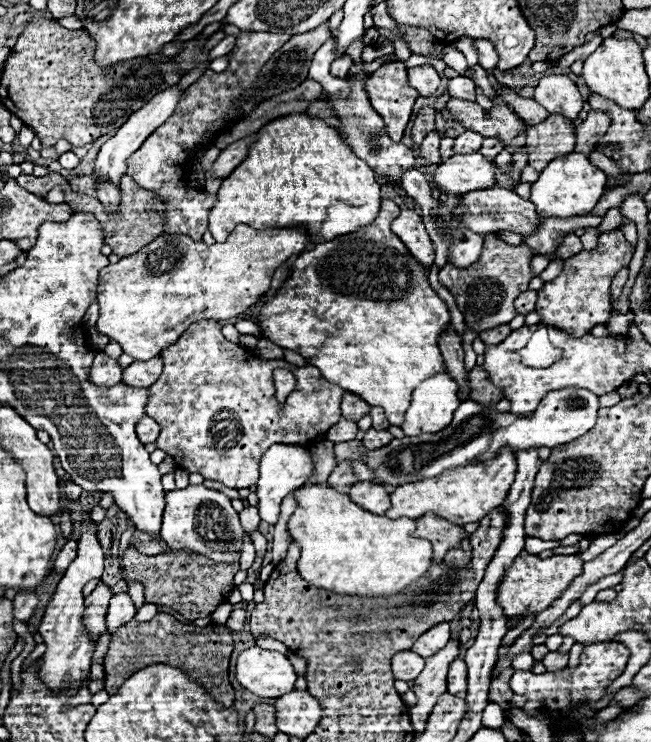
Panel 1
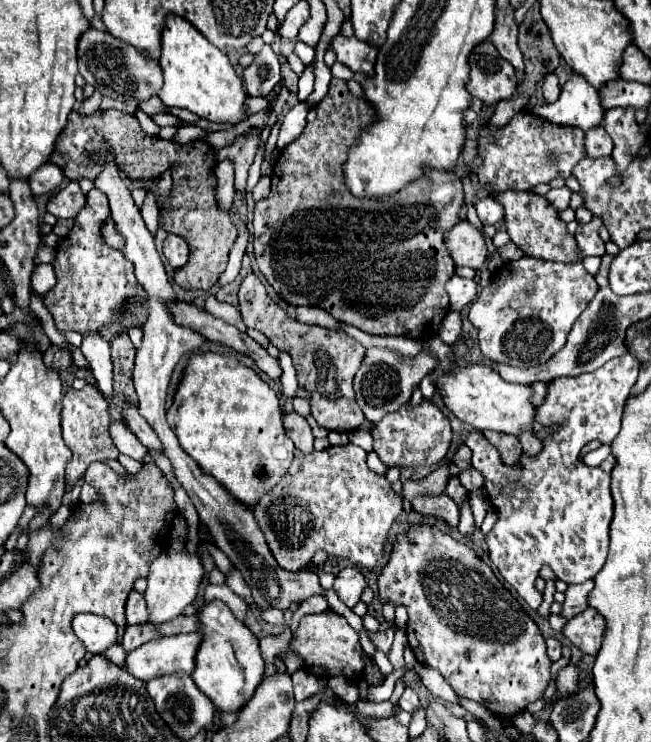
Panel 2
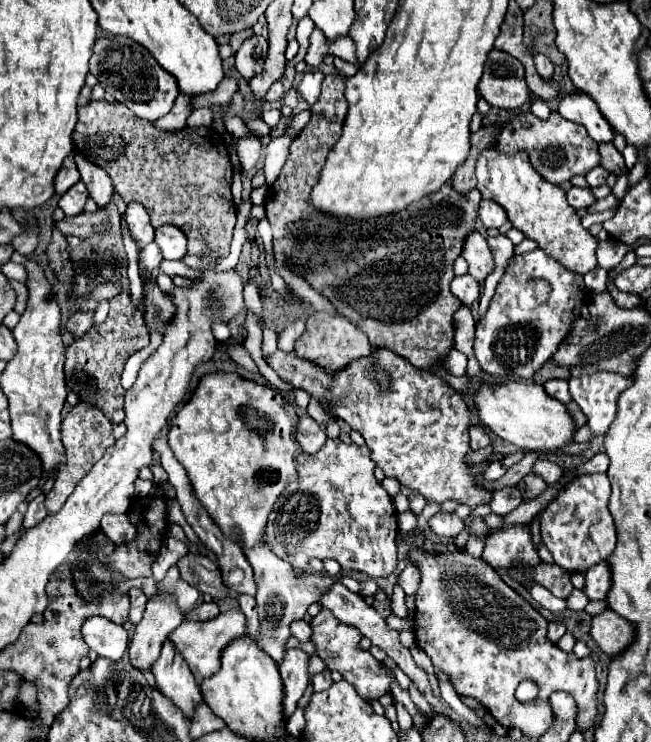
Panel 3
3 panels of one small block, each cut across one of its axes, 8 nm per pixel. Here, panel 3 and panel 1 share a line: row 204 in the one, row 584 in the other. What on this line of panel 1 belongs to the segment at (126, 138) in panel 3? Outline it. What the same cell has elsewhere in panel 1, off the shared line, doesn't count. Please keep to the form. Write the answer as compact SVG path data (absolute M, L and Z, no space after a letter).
M134 548L124 552L124 580L142 582L146 602L158 606L170 606L180 612L186 620L198 620L210 616L216 606L220 606L232 590L234 574L240 570L240 564L224 564L196 556L194 552L164 552L158 556L144 556Z

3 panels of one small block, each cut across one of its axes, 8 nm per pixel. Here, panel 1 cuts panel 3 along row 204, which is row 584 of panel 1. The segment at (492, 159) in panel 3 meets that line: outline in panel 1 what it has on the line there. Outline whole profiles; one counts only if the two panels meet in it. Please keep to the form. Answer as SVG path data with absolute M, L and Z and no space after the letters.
M522 552L516 562L506 570L500 588L498 588L498 604L504 608L508 618L514 616L526 616L526 614L538 614L554 604L562 596L562 592L570 586L570 582L582 574L584 560L578 558L578 554L572 556L550 556L540 560L538 556L532 556L528 552Z

